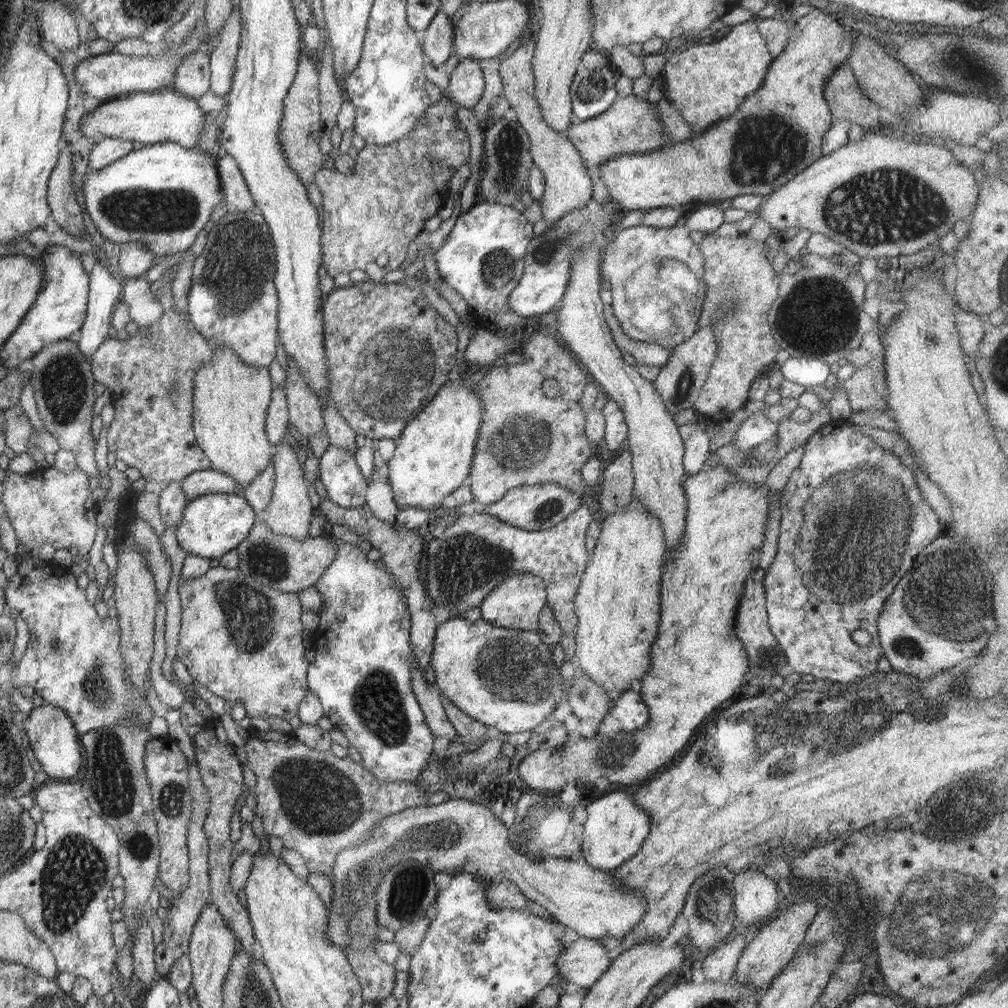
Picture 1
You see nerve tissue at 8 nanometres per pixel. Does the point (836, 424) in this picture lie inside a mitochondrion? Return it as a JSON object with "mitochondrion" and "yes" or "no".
{"mitochondrion":"no"}

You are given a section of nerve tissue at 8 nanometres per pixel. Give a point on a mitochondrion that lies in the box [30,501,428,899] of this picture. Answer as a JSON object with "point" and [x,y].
{"point":[298,781]}

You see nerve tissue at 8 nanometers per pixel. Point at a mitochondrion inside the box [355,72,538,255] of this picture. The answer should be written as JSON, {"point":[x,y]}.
{"point":[507,150]}

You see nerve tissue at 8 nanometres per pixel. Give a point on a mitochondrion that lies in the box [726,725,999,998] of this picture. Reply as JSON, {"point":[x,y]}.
{"point":[919,931]}

